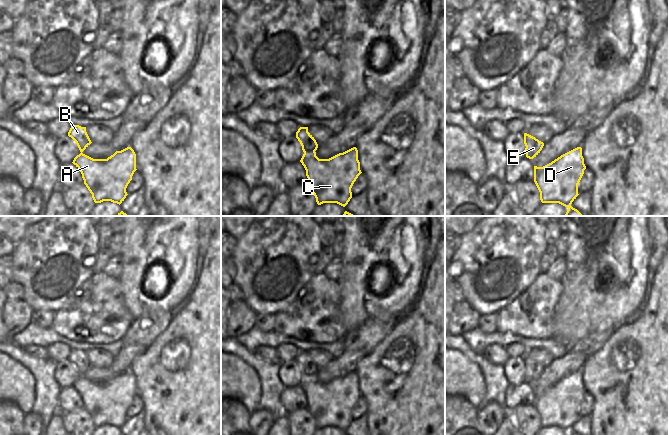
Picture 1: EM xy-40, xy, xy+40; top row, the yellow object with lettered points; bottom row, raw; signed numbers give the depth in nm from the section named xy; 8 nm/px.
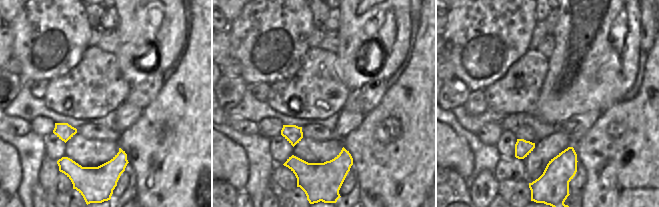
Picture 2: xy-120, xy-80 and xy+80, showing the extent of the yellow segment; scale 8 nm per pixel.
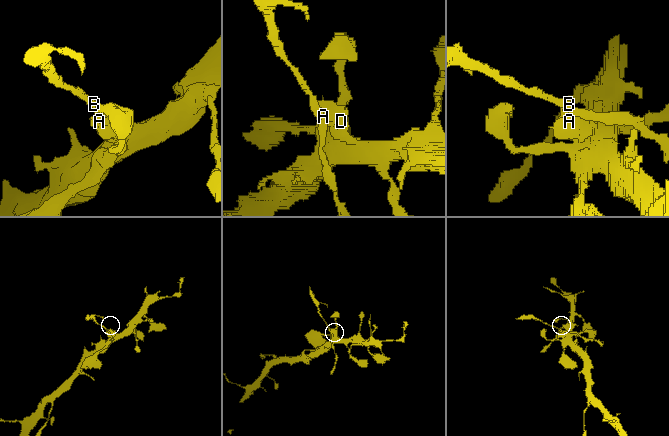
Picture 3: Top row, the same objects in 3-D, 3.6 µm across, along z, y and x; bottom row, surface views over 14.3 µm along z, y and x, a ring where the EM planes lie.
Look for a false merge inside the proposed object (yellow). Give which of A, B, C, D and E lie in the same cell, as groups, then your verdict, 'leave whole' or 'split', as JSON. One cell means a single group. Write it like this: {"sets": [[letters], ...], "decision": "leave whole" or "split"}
{"sets": [["A", "C", "D"], ["B", "E"]], "decision": "split"}

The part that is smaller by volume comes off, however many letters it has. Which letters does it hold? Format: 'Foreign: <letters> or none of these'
Foreign: B, E

